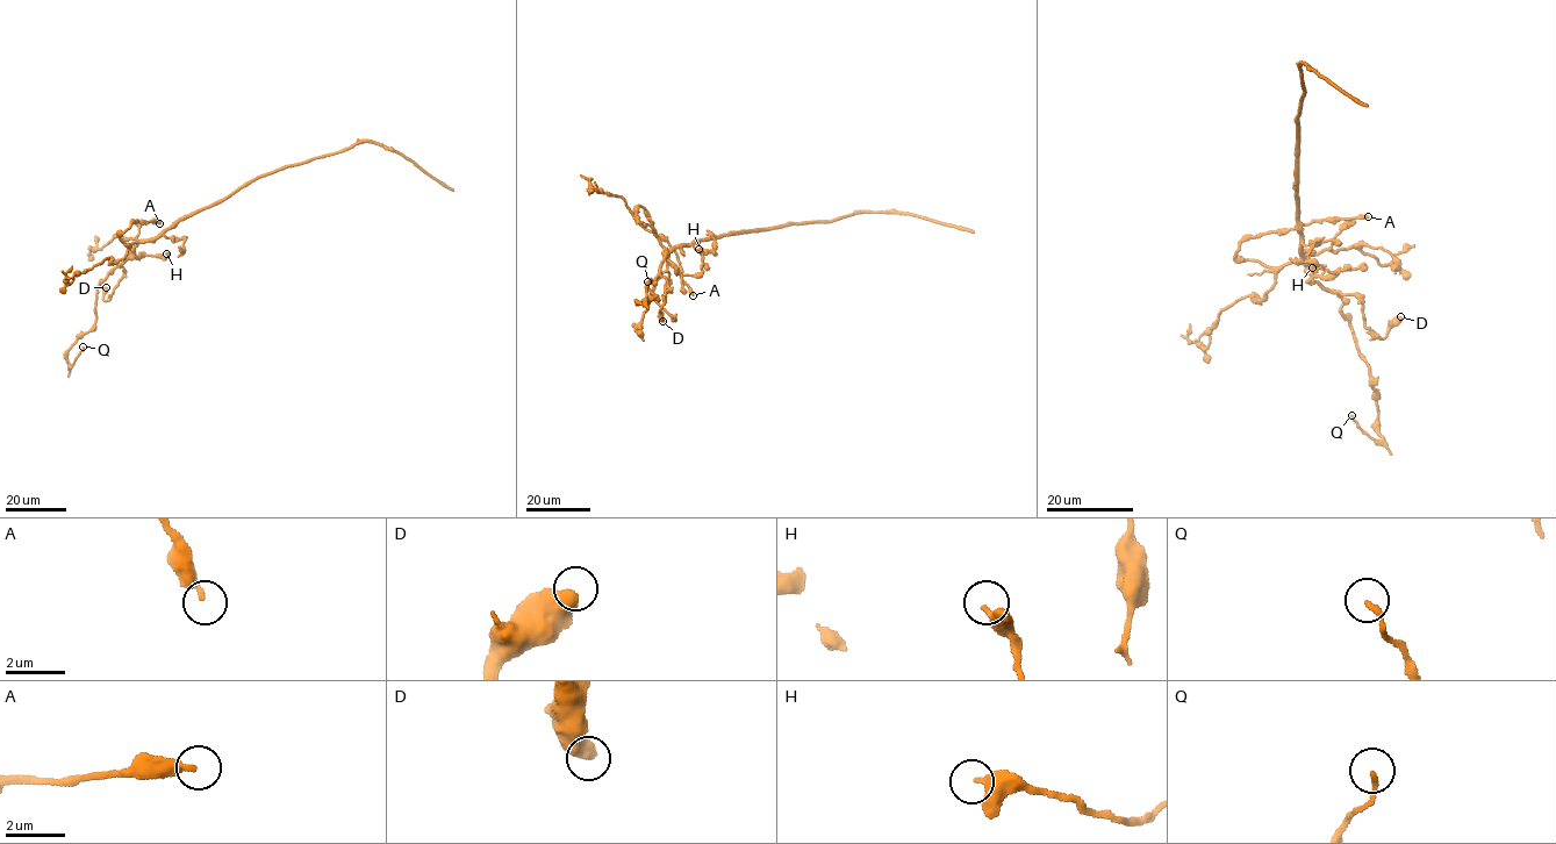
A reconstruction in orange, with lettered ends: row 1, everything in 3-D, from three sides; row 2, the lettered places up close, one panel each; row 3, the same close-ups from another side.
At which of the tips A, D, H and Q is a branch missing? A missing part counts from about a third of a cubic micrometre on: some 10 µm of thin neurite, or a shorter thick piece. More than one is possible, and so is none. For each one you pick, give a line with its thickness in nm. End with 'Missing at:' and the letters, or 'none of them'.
Missing at: none of them

